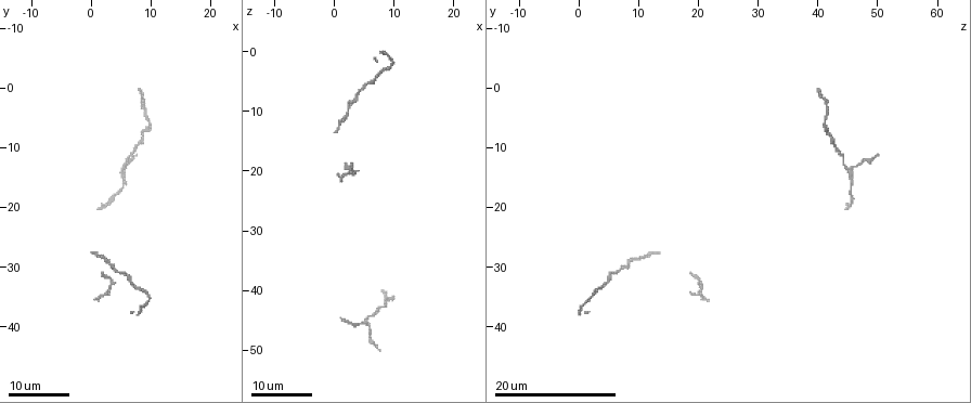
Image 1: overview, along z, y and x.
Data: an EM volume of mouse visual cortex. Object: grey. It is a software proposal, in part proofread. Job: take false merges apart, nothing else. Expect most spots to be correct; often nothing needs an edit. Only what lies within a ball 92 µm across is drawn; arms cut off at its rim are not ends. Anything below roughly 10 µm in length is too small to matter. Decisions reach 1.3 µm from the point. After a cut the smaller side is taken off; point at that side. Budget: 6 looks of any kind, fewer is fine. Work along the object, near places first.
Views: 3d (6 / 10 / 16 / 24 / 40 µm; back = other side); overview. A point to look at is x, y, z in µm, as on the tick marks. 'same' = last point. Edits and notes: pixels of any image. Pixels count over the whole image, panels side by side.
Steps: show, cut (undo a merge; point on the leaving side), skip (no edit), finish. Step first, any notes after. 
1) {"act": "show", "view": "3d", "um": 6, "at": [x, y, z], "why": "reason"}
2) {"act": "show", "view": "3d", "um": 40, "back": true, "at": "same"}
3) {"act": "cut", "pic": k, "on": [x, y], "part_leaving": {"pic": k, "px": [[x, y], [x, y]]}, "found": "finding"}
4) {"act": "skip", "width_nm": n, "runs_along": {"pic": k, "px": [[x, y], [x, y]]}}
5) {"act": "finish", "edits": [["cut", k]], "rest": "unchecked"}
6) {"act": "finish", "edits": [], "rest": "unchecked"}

{"act": "show", "view": "3d", "um": 24, "at": [7.0, 32.5, 4.5], "why": "calibre changes"}

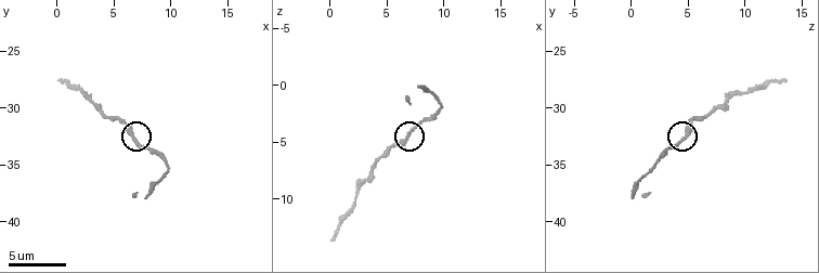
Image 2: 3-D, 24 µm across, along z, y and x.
{"act": "show", "view": "3d", "um": 6, "at": [6.8, 32.6, 4.6]}

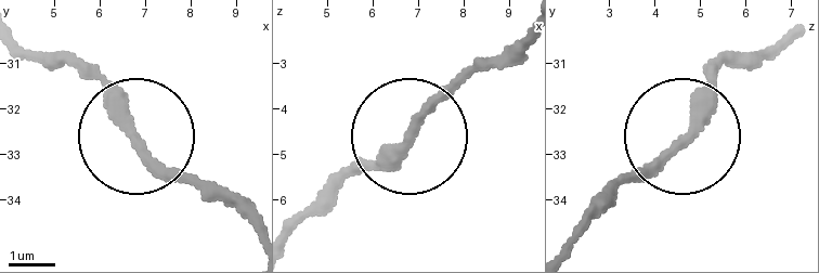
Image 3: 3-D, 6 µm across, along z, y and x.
{"act": "skip", "found": "one neuron here"}

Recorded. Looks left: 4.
{"act": "show", "view": "3d", "um": 10, "at": [2.2, 28.6, 9.8], "why": "narrows sharply"}

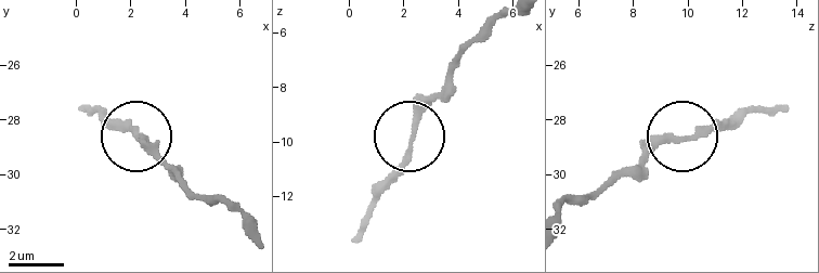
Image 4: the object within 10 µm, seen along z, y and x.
{"act": "show", "view": "3d", "um": 10, "back": true, "at": [2.3, 28.6, 10.0], "why": "other side"}

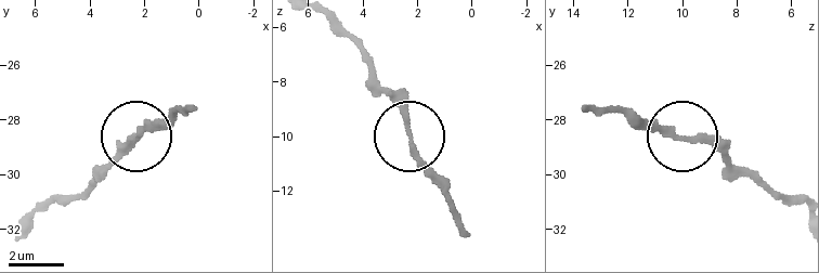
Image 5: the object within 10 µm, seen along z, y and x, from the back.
{"act": "skip", "found": "all the same neuron"}

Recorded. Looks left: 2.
{"act": "show", "view": "3d", "um": 24, "at": [5.5, 13.0, 45.0], "why": "two arms in line, one across"}

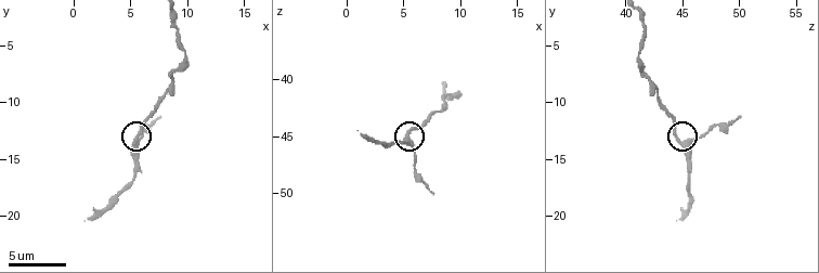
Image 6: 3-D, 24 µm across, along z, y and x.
{"act": "show", "view": "3d", "um": 6, "at": [5.4, 13.4, 44.6]}

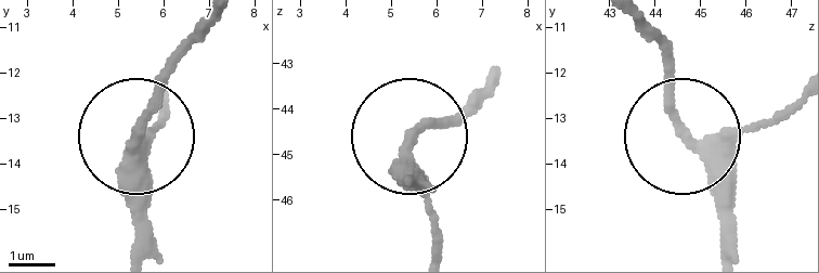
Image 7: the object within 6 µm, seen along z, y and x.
{"act": "skip", "runs_along": {"pic": 7, "px": [[134, 255], [139, 115], [212, 25]]}, "found": "one neuron here"}

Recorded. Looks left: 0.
{"act": "finish", "edits": [], "rest": "unchecked"}

